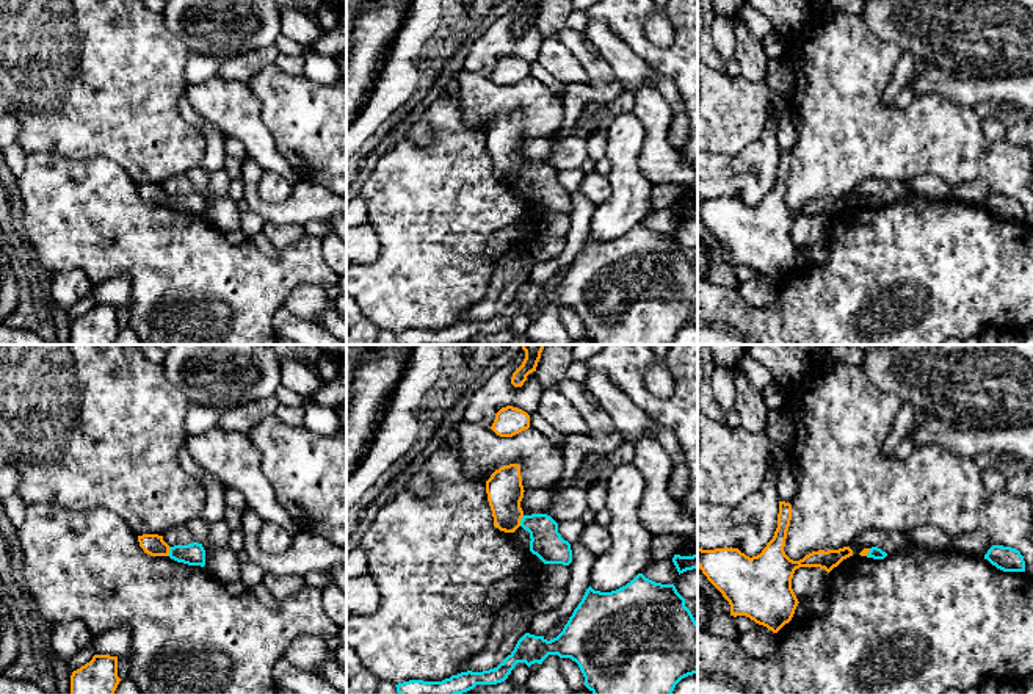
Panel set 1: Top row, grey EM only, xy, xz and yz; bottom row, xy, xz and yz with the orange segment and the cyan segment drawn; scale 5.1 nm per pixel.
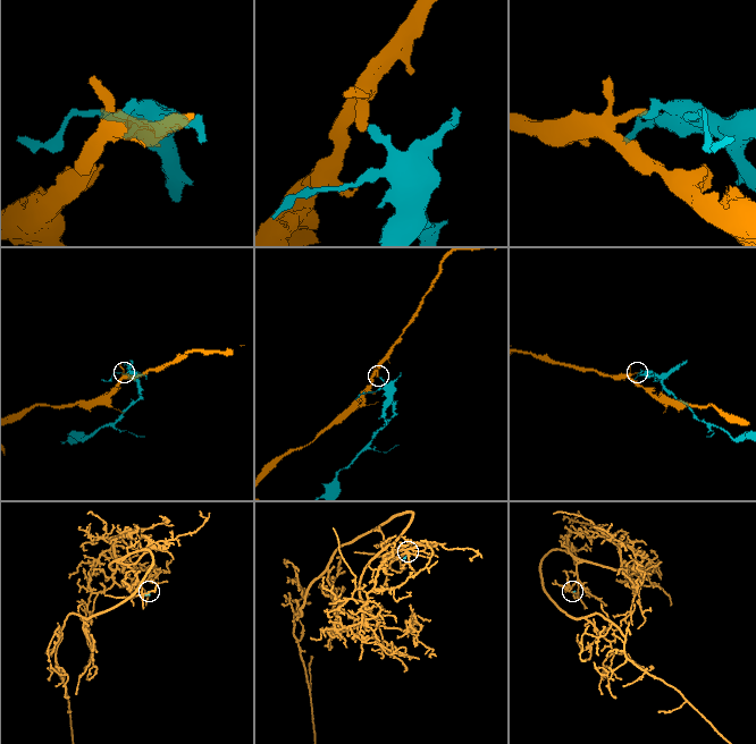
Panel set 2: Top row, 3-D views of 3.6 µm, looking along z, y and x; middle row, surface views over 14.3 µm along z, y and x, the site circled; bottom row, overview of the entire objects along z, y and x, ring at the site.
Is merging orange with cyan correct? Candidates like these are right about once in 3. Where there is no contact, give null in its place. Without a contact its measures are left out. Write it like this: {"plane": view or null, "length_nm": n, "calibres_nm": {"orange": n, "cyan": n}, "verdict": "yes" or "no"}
{"plane": "xz", "length_nm": 60, "calibres_nm": {"orange": 190, "cyan": 160}, "verdict": "no"}

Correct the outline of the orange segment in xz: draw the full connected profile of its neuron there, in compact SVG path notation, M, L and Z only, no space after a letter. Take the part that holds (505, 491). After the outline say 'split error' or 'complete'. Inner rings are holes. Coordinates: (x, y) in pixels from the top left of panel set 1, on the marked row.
M503 465L491 475L486 481L486 493L495 528L514 533L520 526L524 492L520 465Z; complete

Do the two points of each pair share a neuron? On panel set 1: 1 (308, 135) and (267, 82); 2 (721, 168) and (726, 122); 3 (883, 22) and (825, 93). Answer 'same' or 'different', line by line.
1: same
2: different
3: different

